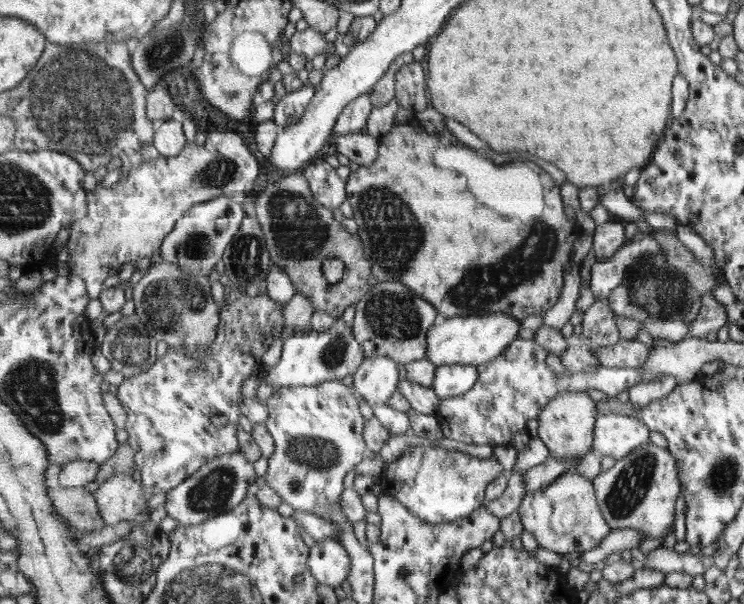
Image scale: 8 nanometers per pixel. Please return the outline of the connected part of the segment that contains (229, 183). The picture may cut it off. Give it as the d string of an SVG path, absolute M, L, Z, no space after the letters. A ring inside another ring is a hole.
M221 126L207 135L203 146L187 144L180 156L161 155L155 161L147 160L131 171L129 179L111 187L99 183L87 192L87 216L71 226L67 264L70 274L86 281L91 299L102 296L103 282L118 274L123 264L158 254L166 236L191 208L223 196L241 198L253 191L259 178L259 160L244 136Z

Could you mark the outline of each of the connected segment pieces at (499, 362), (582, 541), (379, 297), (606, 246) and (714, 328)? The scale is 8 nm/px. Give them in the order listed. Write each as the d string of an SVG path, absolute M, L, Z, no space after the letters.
M535 338L518 339L495 360L478 366L478 382L464 395L441 399L436 417L444 436L465 444L488 444L493 450L511 445L529 420L538 420L546 405L562 392L599 390L609 396L628 392L644 380L641 367L613 368L600 363L589 372L557 375L547 366L548 350Z
M569 470L547 488L527 492L518 512L524 529L534 536L539 546L559 554L584 553L597 548L613 530L597 497L593 480Z
M376 281L374 288L359 303L355 304L355 308L353 331L359 344L362 344L367 357L392 358L400 366L427 358L427 337L429 331L441 318L433 304L425 300L420 294L412 292L410 286L401 284L401 282Z
M625 221L599 225L593 236L593 249L596 262L608 262L628 241L625 239Z
M711 293L697 296L702 301L698 317L690 323L690 336L705 338L711 332L718 332L728 321L727 309Z

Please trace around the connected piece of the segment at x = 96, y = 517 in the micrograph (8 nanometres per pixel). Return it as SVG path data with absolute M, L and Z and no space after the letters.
M59 484L59 488L49 488L49 493L58 513L84 534L107 525L99 512L97 497L84 487L65 488Z

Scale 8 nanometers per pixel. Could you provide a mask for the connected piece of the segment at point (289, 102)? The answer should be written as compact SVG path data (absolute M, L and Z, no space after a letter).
M307 83L299 90L287 93L280 100L273 116L280 130L294 125L305 114L310 102L317 94L318 87Z

